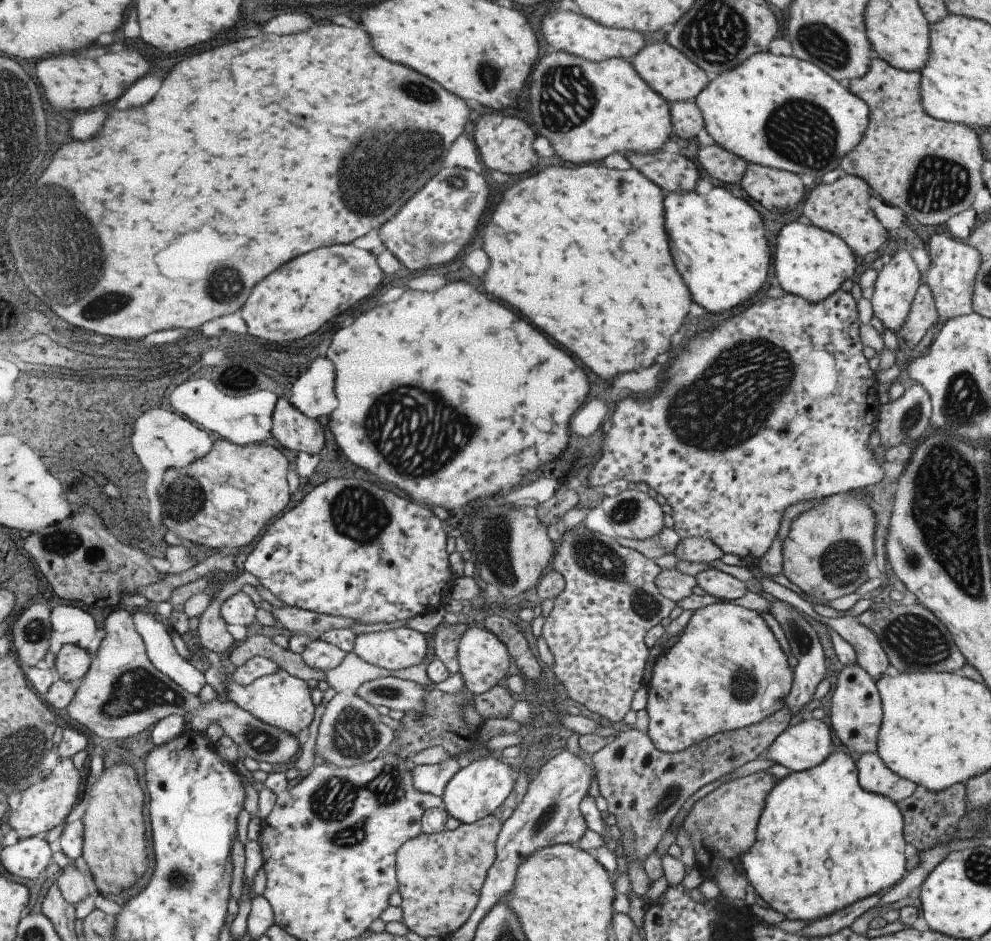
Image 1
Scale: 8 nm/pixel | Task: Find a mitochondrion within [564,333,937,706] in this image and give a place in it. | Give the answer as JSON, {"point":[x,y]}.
{"point":[741,394]}

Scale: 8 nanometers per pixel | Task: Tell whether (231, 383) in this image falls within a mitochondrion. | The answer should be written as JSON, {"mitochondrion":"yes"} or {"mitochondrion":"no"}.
{"mitochondrion":"no"}

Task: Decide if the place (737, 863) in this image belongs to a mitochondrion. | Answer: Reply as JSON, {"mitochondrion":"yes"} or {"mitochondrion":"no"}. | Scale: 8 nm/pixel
{"mitochondrion":"no"}

